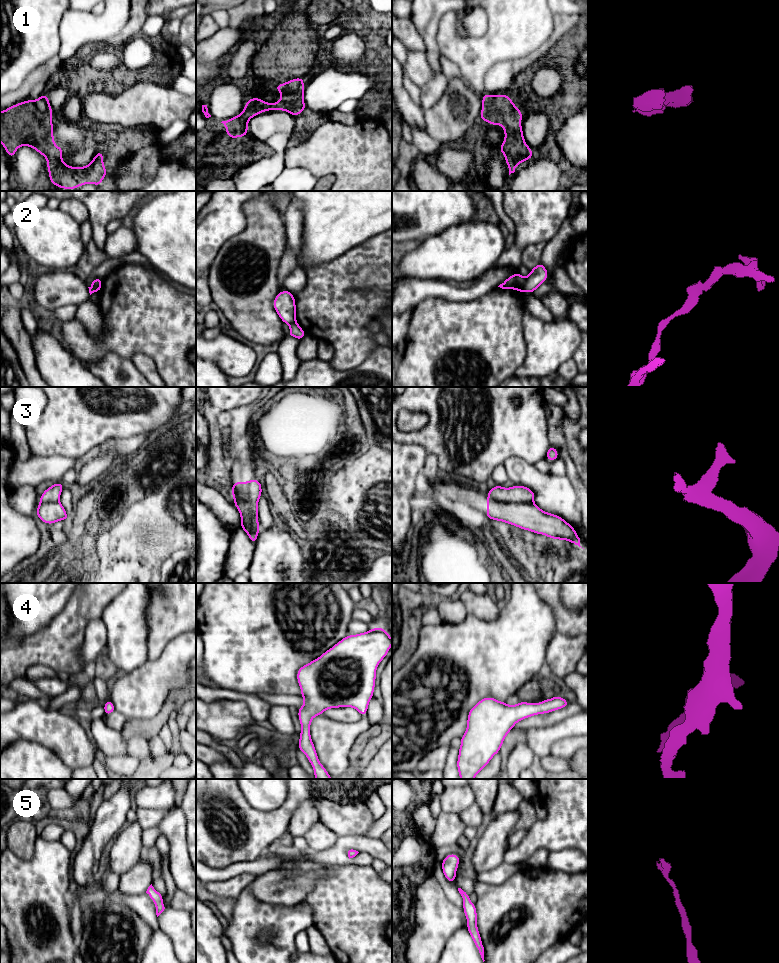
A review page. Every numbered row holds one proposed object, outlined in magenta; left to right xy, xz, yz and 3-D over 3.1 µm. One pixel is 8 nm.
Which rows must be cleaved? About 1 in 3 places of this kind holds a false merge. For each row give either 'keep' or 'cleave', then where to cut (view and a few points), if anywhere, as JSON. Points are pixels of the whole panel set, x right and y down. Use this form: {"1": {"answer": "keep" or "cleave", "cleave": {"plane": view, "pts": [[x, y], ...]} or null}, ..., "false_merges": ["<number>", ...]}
{"1": {"answer": "keep", "cleave": null}, "2": {"answer": "cleave", "cleave": {"plane": "yz", "pts": [[526, 278], [523, 284], [523, 291]]}}, "3": {"answer": "cleave", "cleave": {"plane": "yz", "pts": [[487, 494], [505, 502], [532, 503]]}}, "4": {"answer": "keep", "cleave": null}, "5": {"answer": "keep", "cleave": null}, "false_merges": ["2", "3"]}

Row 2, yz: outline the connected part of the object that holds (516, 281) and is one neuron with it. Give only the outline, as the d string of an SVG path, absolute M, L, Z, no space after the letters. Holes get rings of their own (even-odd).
M516 272L512 276L508 277L502 284L500 284L498 287L502 289L514 289L519 292L524 292L524 284L525 284L526 278L520 275L519 272Z

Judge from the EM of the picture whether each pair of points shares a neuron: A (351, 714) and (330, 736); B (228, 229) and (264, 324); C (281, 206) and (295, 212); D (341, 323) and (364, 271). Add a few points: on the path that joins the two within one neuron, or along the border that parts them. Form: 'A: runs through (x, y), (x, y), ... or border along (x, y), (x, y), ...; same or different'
A: border along (322, 714), (343, 722), (355, 722), (362, 716); different
B: border along (244, 217), (245, 227), (231, 237), (216, 255); different
C: border along (291, 201), (283, 218); different
D: runs through (341, 310), (341, 301), (358, 284); same

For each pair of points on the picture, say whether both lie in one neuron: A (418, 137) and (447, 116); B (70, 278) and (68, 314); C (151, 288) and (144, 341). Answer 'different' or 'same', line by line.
A: different
B: different
C: same

